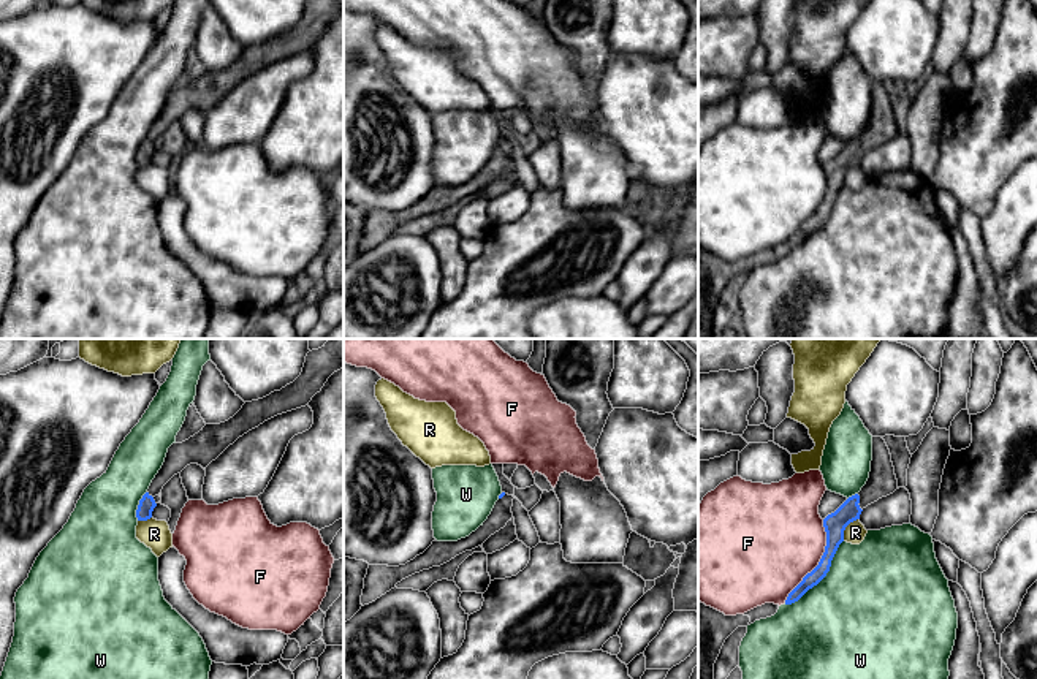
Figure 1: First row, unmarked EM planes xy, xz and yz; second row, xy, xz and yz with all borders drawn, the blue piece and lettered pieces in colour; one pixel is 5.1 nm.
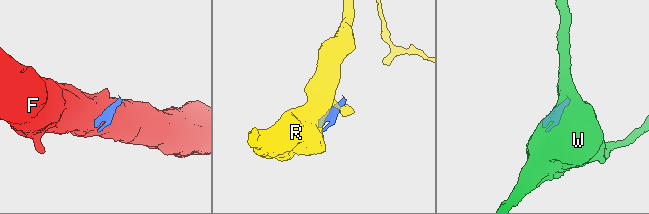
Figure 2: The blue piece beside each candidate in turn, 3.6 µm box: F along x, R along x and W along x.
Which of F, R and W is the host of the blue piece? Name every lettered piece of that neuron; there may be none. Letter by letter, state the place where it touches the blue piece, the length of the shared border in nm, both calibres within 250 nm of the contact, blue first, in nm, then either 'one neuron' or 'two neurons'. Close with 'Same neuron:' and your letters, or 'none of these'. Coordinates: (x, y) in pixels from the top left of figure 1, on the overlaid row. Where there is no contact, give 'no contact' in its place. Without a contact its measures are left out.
F: yz (820, 561) | 460 nm | 120/480 nm | two neurons
R: yz (846, 526) | 150 nm | 120/110 nm | two neurons
W: yz (822, 578) | 440 nm | 100/500 nm | two neurons
Same neuron: none of these

